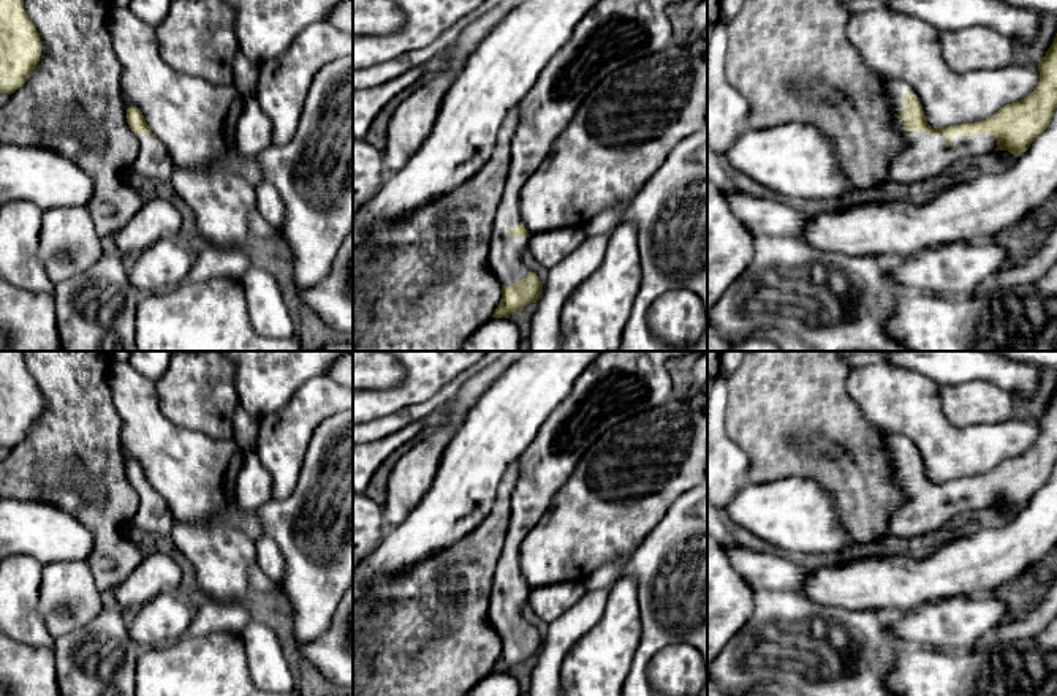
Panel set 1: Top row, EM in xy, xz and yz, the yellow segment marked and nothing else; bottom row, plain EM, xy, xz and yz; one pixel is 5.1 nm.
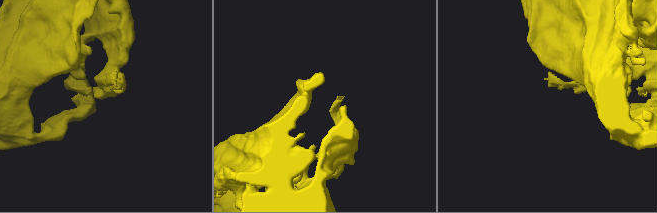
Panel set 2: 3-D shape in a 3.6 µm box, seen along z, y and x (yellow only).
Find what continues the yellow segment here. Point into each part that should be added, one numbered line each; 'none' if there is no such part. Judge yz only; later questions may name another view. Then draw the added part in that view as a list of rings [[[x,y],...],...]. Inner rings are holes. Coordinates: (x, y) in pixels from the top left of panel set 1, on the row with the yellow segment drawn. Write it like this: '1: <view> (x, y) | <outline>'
1: yz (924, 157) | [[[894,119],[904,147],[892,158],[888,169],[889,183],[938,182],[940,174],[954,161],[981,153],[994,153],[997,139],[989,134],[954,136],[953,146],[946,146],[943,134],[907,131],[902,119]]]

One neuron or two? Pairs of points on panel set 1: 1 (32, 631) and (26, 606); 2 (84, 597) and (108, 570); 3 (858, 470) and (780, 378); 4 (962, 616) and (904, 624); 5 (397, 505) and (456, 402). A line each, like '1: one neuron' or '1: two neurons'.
1: one neuron
2: two neurons
3: one neuron
4: one neuron
5: one neuron

